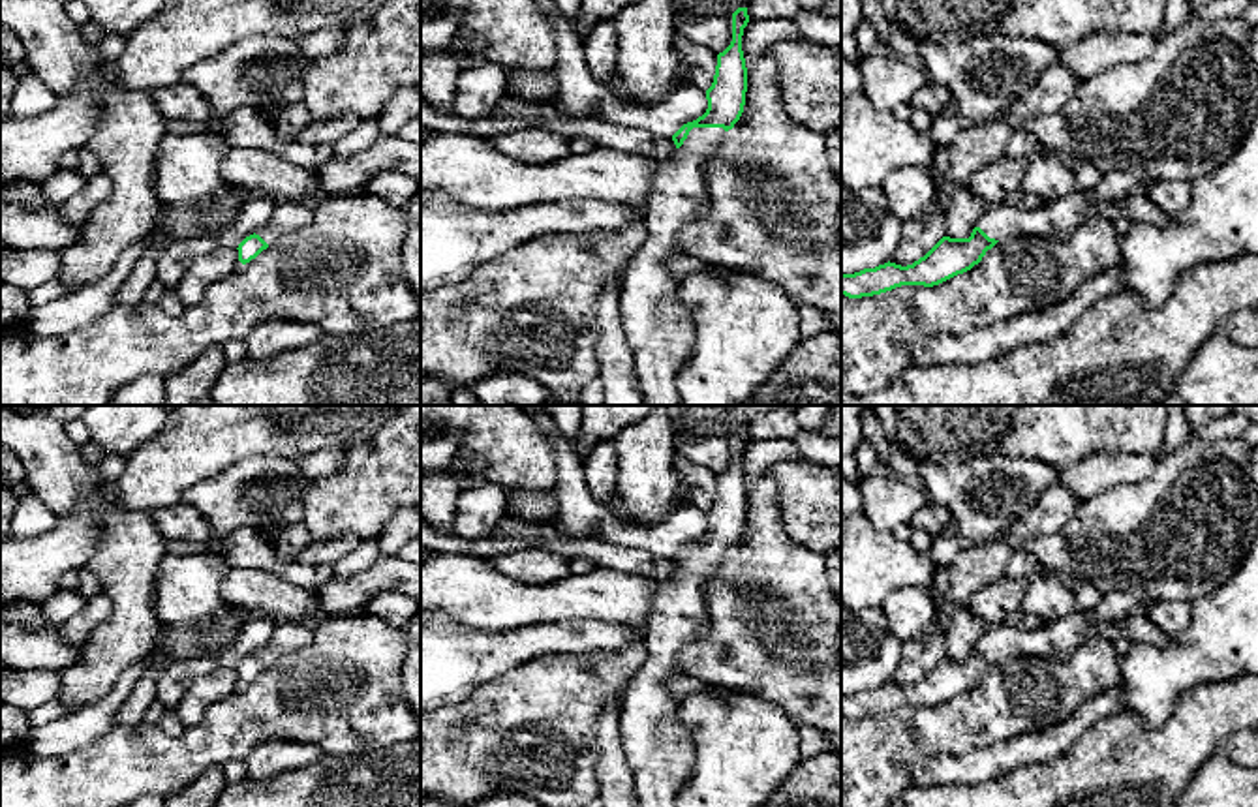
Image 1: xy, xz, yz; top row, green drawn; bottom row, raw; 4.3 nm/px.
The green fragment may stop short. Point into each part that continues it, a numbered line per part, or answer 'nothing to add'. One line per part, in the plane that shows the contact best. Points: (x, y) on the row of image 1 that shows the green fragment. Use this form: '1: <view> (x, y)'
1: xz (658, 323)

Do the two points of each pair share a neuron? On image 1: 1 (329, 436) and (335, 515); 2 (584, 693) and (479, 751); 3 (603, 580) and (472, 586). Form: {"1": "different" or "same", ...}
{"1": "different", "2": "same", "3": "same"}

